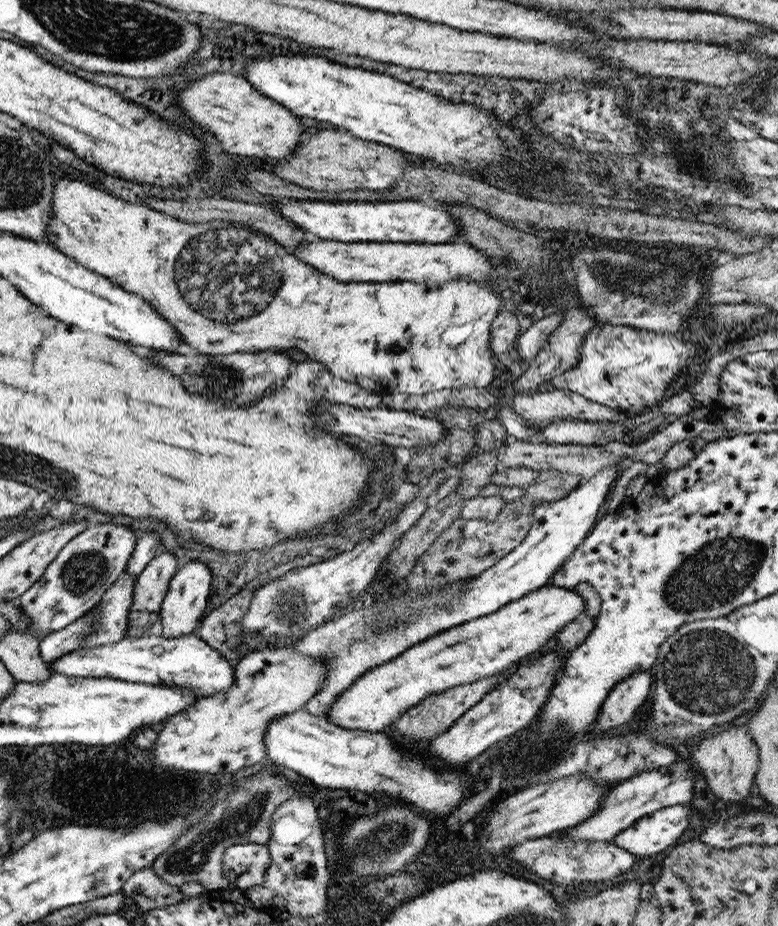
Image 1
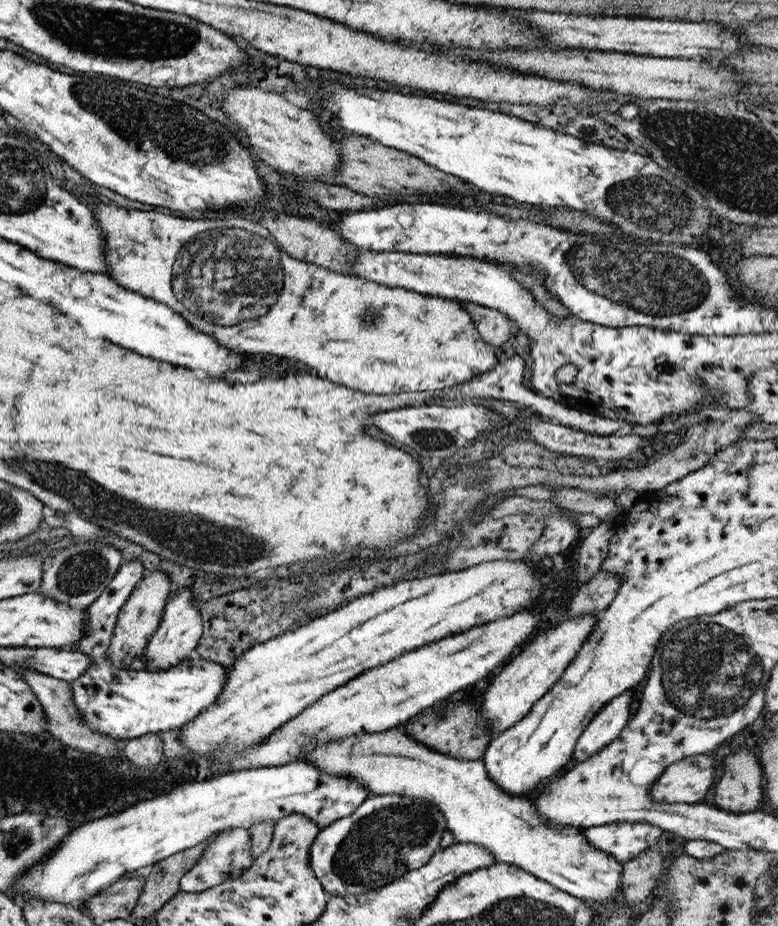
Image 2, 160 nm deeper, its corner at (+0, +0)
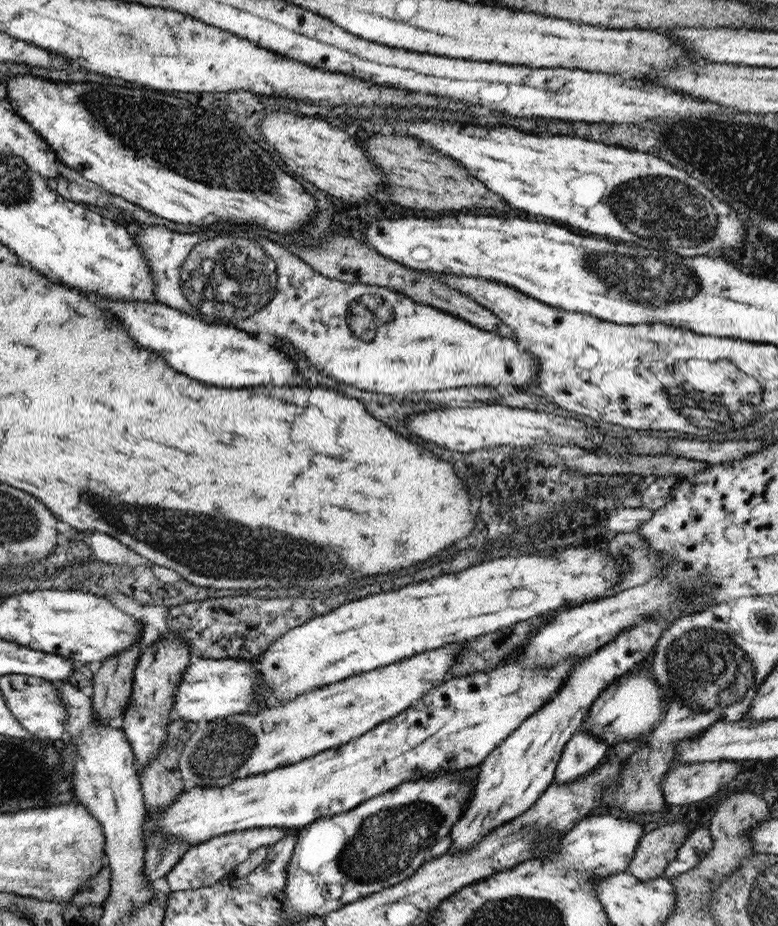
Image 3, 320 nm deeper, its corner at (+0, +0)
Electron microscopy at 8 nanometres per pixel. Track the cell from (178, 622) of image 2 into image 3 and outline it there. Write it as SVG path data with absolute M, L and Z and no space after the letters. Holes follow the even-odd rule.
M170 630L171 636L159 636L143 650L136 662L133 674L130 701L117 725L123 731L134 756L134 767L141 770L158 752L163 752L166 729L170 723L170 712L174 705L174 692L182 679L182 672L189 665L189 651L178 632Z

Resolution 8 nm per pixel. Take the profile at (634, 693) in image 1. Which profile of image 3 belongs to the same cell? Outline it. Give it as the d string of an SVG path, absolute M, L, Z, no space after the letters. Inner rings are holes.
M577 730L563 745L552 783L570 783L588 773L603 760L608 747L604 740L595 738L586 730Z

